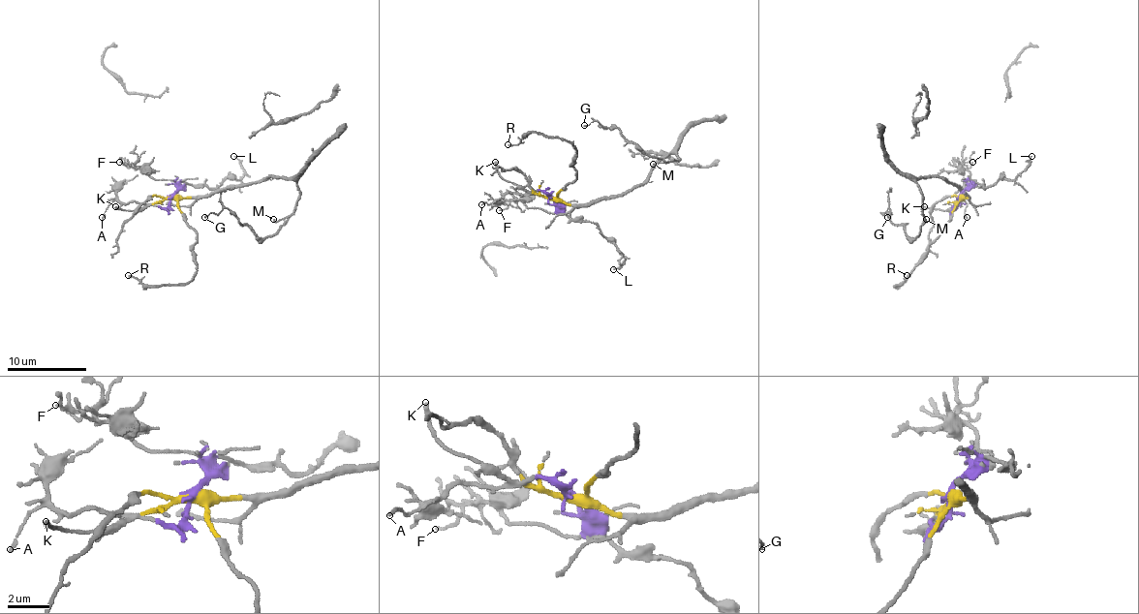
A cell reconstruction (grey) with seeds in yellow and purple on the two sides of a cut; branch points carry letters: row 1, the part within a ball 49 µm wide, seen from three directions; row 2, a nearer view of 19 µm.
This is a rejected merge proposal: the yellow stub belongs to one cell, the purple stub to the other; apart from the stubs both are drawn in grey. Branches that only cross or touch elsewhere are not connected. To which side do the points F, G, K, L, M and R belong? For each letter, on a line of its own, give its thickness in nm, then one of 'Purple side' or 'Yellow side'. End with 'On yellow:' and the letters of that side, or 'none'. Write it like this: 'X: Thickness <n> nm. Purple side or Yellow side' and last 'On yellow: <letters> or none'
F: Thickness 110 nm. Purple side
G: Thickness 100 nm. Yellow side
K: Thickness 180 nm. Yellow side
L: Thickness 80 nm. Purple side
M: Thickness 100 nm. Yellow side
R: Thickness 130 nm. Yellow side
On yellow: G, K, M, R

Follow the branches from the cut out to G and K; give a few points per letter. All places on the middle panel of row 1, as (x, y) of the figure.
G: (550, 198), (585, 203), (631, 192), (661, 160), (678, 156), (644, 154), (619, 129), (583, 125)
K: (550, 198), (507, 182), (499, 173), (495, 162)

